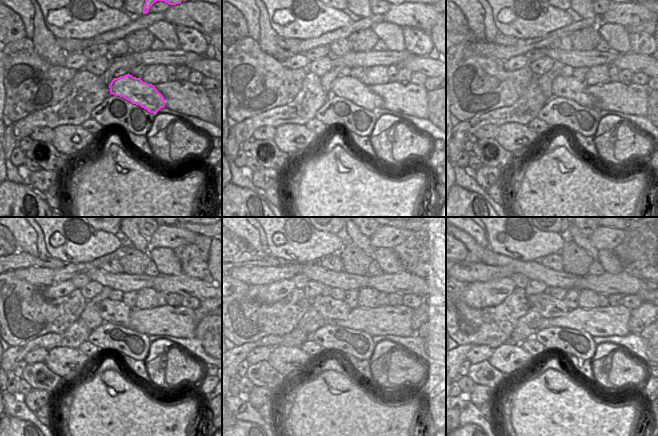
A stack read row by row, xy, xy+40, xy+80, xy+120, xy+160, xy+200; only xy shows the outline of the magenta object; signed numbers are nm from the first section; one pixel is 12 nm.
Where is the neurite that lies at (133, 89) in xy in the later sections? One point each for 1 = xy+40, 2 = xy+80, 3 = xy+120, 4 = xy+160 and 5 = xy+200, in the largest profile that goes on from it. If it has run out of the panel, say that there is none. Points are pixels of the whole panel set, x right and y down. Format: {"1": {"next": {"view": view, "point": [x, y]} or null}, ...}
{"1": {"next": {"view": "xy+40", "point": [350, 88]}}, "2": {"next": {"view": "xy+80", "point": [570, 88]}}, "3": {"next": {"view": "xy+120", "point": [117, 312]}}, "4": {"next": {"view": "xy+160", "point": [330, 309]}}, "5": {"next": {"view": "xy+200", "point": [545, 304]}}}

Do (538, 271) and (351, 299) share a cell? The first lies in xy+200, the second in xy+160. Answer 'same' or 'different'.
different

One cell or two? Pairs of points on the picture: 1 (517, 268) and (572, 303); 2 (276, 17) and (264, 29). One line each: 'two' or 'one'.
1: two
2: two

